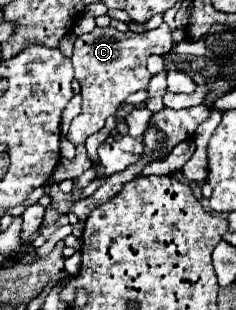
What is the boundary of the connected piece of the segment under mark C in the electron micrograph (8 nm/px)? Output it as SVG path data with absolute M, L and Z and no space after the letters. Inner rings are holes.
M160 24L150 32L118 32L116 28L100 28L96 26L92 32L82 34L74 42L74 54L70 56L76 80L82 90L82 112L72 120L66 138L78 146L84 140L98 132L106 118L116 112L116 108L124 102L124 98L132 92L144 90L150 80L150 72L146 70L146 58L150 54L168 54L172 50L172 32L168 24Z

